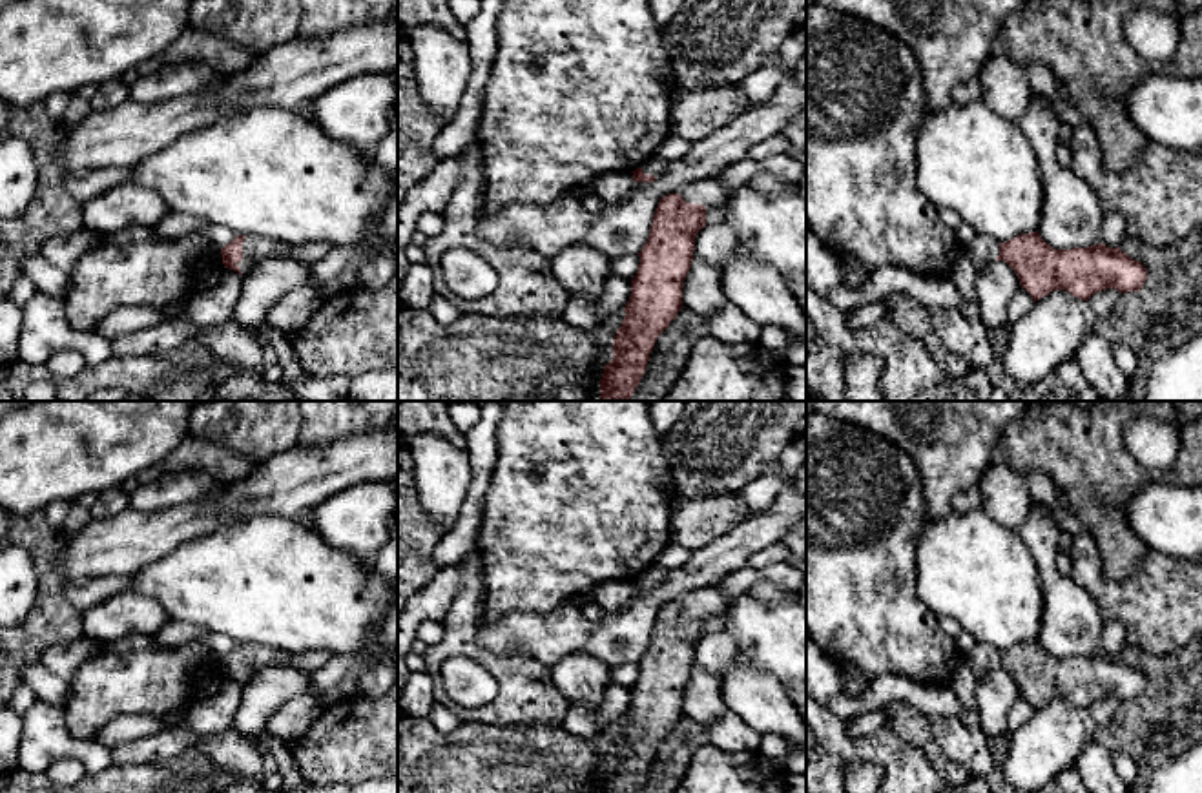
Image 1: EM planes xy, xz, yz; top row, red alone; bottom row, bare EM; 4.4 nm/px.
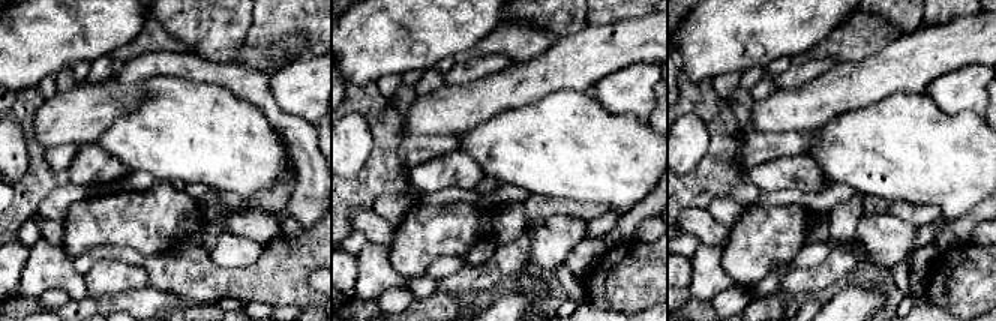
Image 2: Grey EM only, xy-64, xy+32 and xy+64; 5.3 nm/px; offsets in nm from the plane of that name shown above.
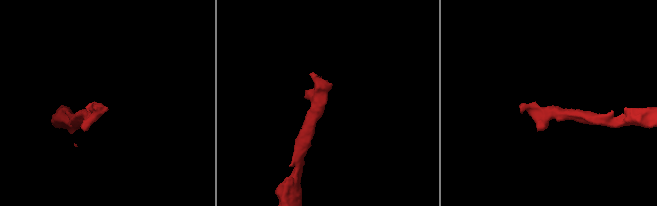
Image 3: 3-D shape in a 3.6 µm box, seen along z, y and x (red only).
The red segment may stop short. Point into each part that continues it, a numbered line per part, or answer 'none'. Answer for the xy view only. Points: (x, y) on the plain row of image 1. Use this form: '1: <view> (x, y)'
1: xy (256, 657)

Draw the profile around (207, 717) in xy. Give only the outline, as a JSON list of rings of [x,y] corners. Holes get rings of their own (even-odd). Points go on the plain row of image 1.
[[[224,676],[219,691],[208,700],[193,702],[179,727],[155,731],[111,747],[117,766],[171,764],[202,738],[233,726],[243,684]]]

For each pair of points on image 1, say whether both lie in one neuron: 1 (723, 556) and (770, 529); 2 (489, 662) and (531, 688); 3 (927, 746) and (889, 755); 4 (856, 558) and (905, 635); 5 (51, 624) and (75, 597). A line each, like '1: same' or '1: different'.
1: same
2: same
3: different
4: same
5: different

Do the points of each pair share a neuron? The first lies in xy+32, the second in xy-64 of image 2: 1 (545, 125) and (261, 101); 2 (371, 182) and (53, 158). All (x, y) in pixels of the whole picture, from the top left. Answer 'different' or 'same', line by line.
1: different
2: different

